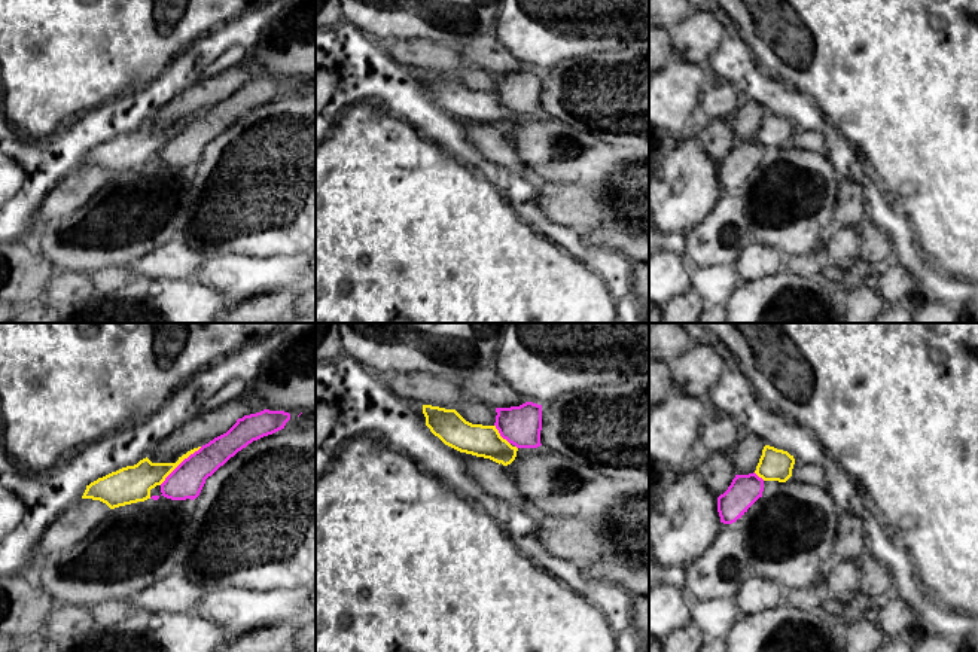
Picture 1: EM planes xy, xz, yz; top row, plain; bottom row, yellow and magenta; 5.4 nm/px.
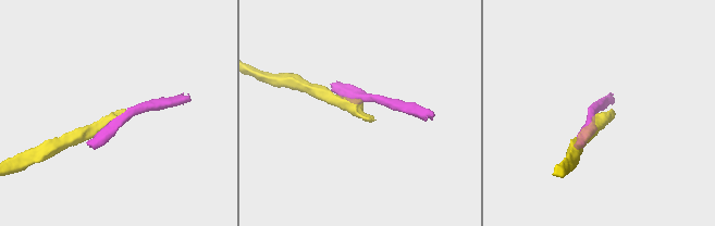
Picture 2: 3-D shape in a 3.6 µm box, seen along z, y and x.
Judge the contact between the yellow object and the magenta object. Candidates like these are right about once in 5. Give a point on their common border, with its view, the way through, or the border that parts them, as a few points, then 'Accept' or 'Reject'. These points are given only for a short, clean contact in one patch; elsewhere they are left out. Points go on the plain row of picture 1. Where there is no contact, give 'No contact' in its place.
Touches yellow at xy (180, 128). Boundary: xy (201, 113), (191, 119), (160, 151). Reject

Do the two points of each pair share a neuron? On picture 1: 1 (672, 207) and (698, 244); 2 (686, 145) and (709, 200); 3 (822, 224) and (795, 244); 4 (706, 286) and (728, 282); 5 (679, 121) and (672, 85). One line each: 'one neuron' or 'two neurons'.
1: two neurons
2: one neuron
3: one neuron
4: one neuron
5: one neuron

